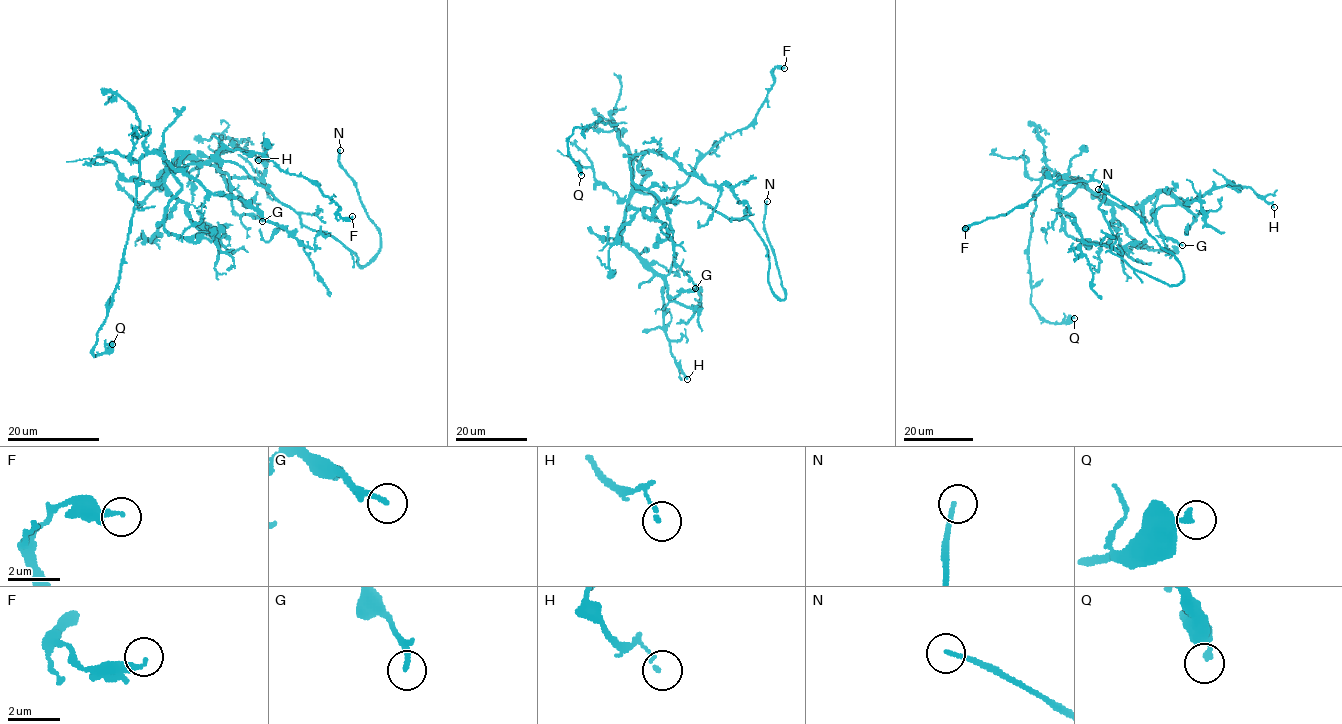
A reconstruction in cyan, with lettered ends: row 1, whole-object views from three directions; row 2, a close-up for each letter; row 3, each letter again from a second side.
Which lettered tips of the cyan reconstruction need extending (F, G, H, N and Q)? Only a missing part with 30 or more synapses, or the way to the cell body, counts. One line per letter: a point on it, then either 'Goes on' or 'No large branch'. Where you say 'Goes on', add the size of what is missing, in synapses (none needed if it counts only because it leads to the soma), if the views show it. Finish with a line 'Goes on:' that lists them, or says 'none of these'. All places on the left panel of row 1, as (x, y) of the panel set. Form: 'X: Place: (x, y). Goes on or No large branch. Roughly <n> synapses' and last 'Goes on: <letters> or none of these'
F: Place: (352, 216). No large branch
G: Place: (262, 221). No large branch
H: Place: (258, 160). No large branch
N: Place: (340, 150). Goes on
Q: Place: (112, 344). No large branch
Goes on: N

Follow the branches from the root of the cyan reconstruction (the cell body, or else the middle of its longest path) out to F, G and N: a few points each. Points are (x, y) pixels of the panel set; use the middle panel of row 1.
F: (688, 203), (673, 201), (672, 196), (721, 139), (753, 120), (774, 82), (773, 69), (784, 68)
G: (688, 203), (660, 201), (635, 192), (624, 214), (622, 240), (663, 275), (675, 256), (695, 288)
N: (688, 203), (700, 198), (730, 221), (747, 218), (767, 251), (771, 290), (782, 299), (763, 223), (767, 201)

